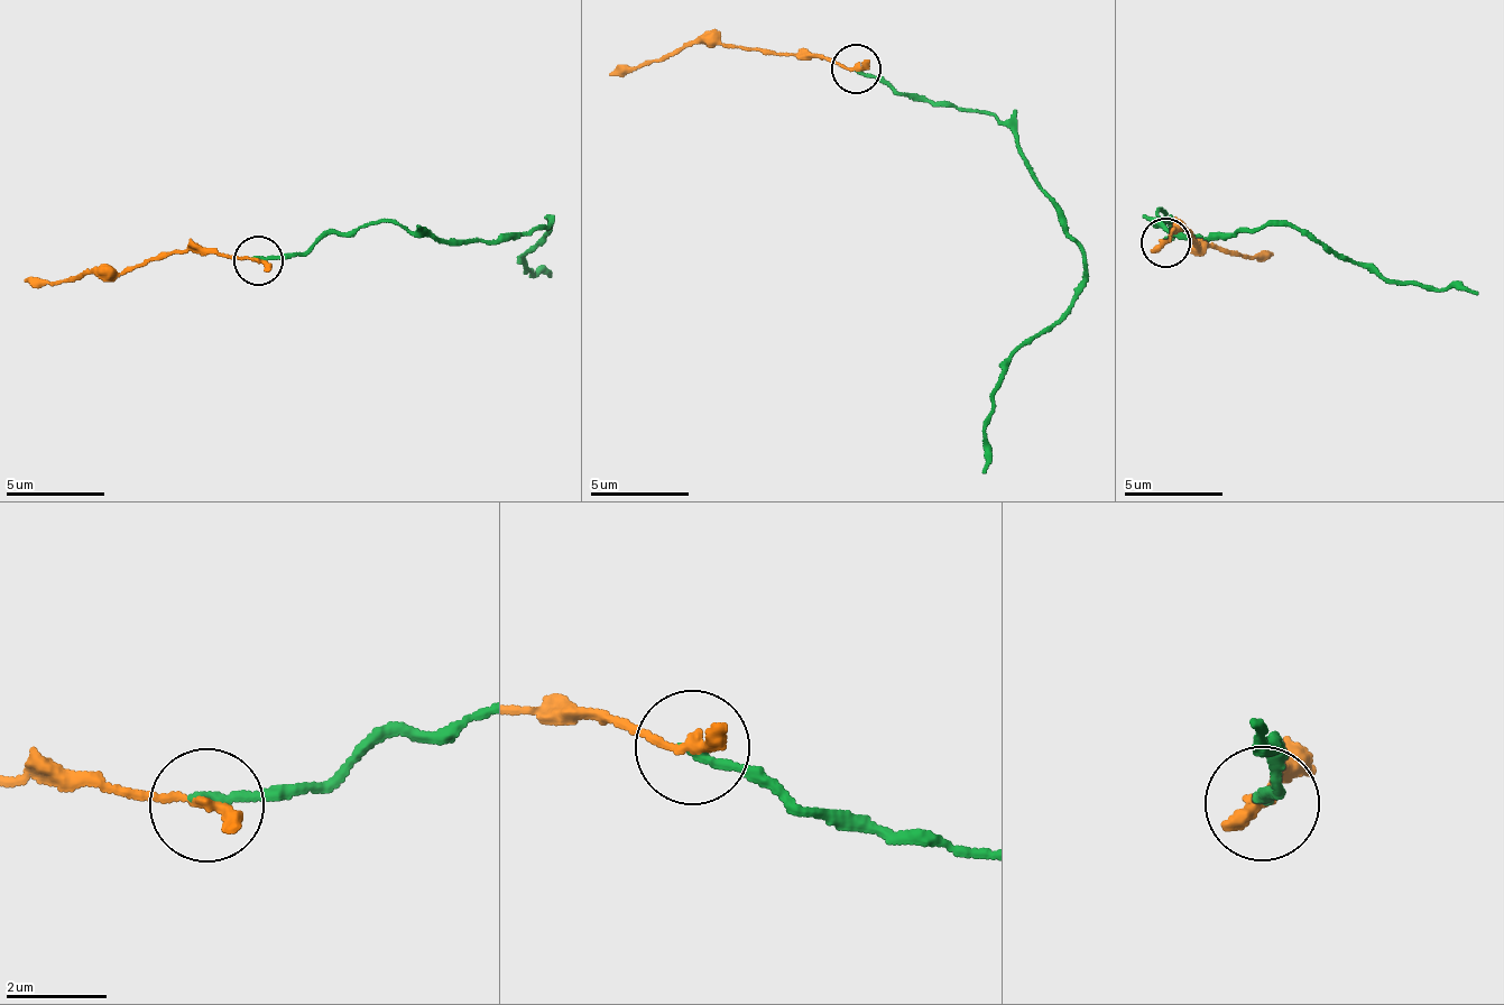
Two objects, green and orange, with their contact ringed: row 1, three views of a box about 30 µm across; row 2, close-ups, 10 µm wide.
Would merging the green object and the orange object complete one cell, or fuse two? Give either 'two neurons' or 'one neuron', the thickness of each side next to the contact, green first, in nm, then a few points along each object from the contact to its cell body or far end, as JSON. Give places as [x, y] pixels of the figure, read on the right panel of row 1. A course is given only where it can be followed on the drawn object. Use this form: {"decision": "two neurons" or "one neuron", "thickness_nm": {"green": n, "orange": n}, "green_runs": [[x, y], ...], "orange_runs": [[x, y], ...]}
{"decision": "one neuron", "thickness_nm": {"green": 190, "orange": 280}, "green_runs": [[1164, 238], [1172, 218], [1154, 212], [1178, 234], [1299, 227], [1365, 269], [1477, 295]], "orange_runs": [[1164, 243], [1170, 231], [1192, 228], [1196, 245], [1209, 242], [1238, 256], [1271, 254]]}

